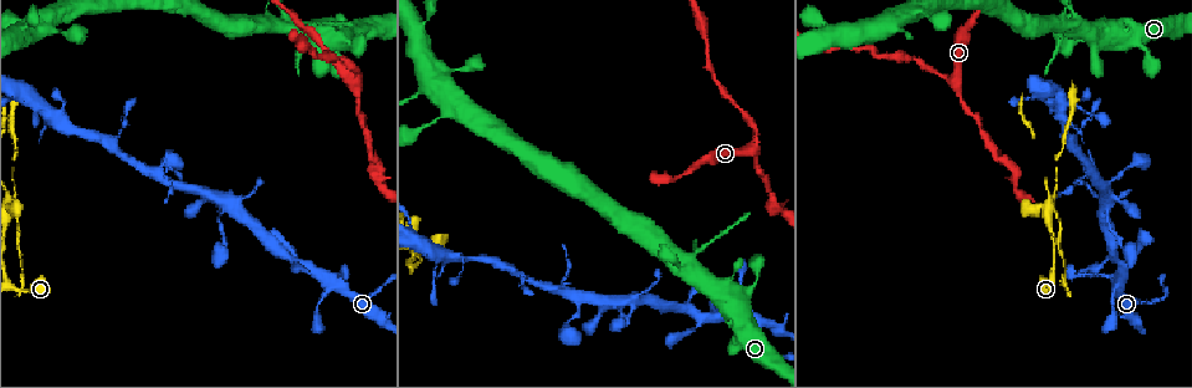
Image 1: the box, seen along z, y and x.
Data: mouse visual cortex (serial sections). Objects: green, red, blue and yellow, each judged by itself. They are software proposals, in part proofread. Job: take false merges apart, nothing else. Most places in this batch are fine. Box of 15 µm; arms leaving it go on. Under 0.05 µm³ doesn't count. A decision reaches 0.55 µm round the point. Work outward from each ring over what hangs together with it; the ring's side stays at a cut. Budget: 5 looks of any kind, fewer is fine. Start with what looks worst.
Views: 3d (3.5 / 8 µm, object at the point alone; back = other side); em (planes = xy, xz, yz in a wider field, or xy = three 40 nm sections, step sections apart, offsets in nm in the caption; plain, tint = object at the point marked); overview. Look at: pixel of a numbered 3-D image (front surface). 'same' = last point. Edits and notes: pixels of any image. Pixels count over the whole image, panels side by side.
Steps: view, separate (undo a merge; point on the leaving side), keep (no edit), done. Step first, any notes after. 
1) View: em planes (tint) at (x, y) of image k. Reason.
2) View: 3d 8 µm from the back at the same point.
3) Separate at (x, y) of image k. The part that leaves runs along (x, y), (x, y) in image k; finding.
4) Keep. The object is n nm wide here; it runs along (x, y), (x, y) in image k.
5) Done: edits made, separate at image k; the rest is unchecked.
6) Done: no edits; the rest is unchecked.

View: 3d 8 µm at (1054, 210) of image 1. Abrupt turn.

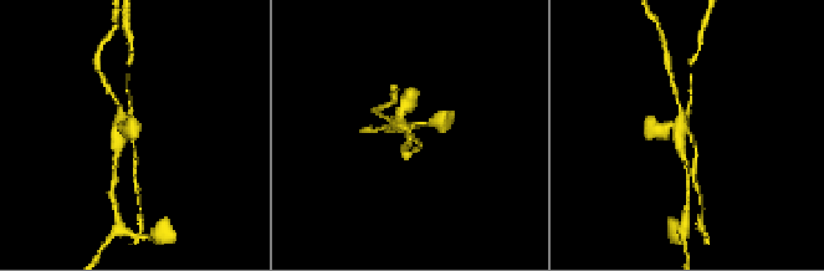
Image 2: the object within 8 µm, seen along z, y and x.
View: em xy step 3 (tint) at (687, 127) of image 2.

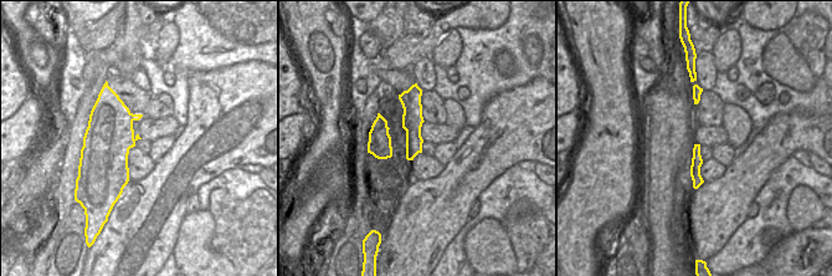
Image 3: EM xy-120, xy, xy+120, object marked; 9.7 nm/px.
Separate at (413, 138) of image 2. A second cell is stuck on.

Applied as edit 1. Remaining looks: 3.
View: overview.

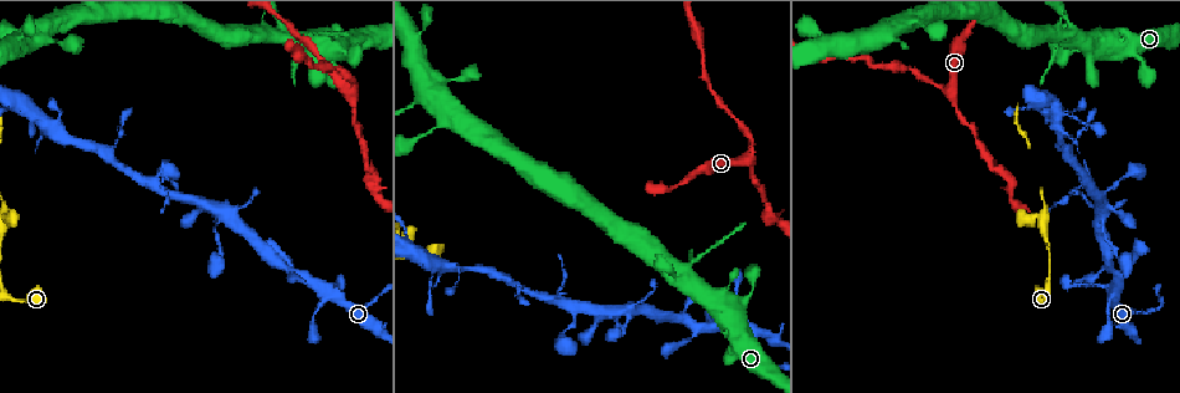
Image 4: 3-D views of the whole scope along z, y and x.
View: 3d 3.5 µm at (949, 88) of image 4. Sharp bend.

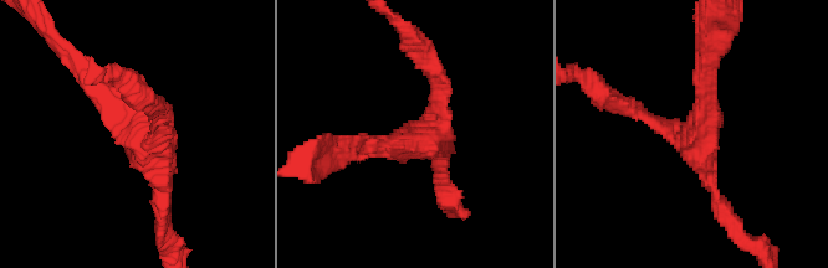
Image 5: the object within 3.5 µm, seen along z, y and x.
View: em xy step 3 (tint) at (696, 134) of image 5.

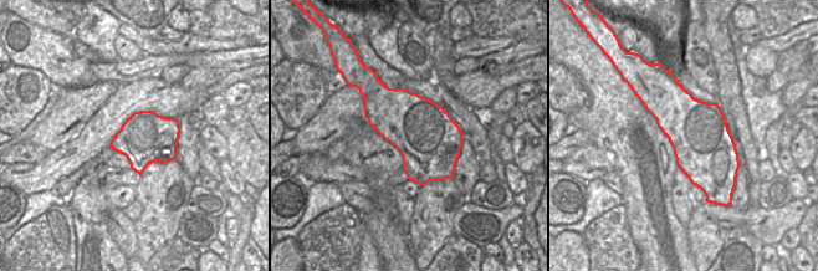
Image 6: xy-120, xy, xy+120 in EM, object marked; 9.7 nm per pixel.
Keep. It runs along (367, 147), (439, 128), (435, 71) in image 5; all the same cell.

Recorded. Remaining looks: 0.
Done: edits made, separate at image 2; the rest is unchecked.

